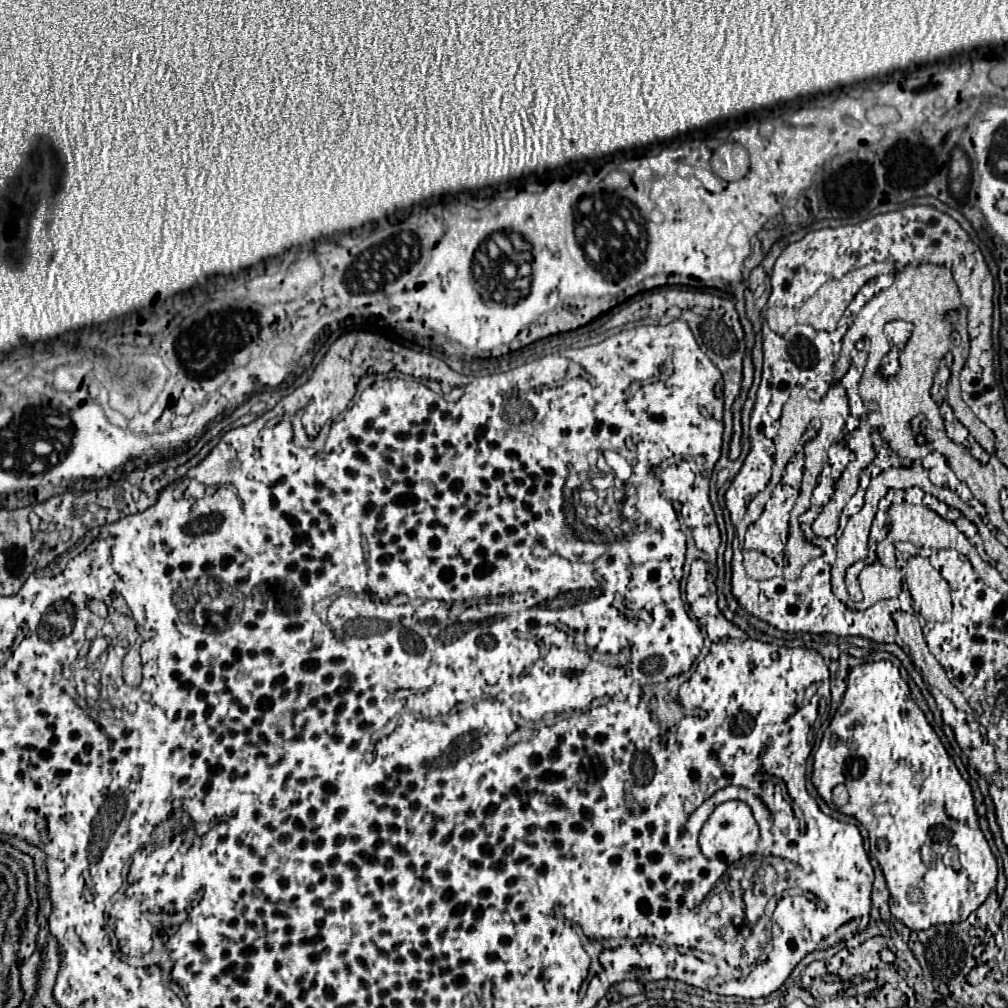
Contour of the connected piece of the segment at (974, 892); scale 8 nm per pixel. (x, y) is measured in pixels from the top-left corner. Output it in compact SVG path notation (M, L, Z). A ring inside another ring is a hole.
M889 660L867 662L851 670L843 704L837 708L815 754L811 780L819 796L827 802L831 790L837 784L845 784L853 802L847 802L839 810L855 816L867 828L871 856L877 858L893 898L891 914L913 932L927 930L935 924L967 920L995 890L999 874L997 860L979 828L973 788L961 778L941 738L911 698L907 682ZM925 850L931 854L929 858L923 856Z

